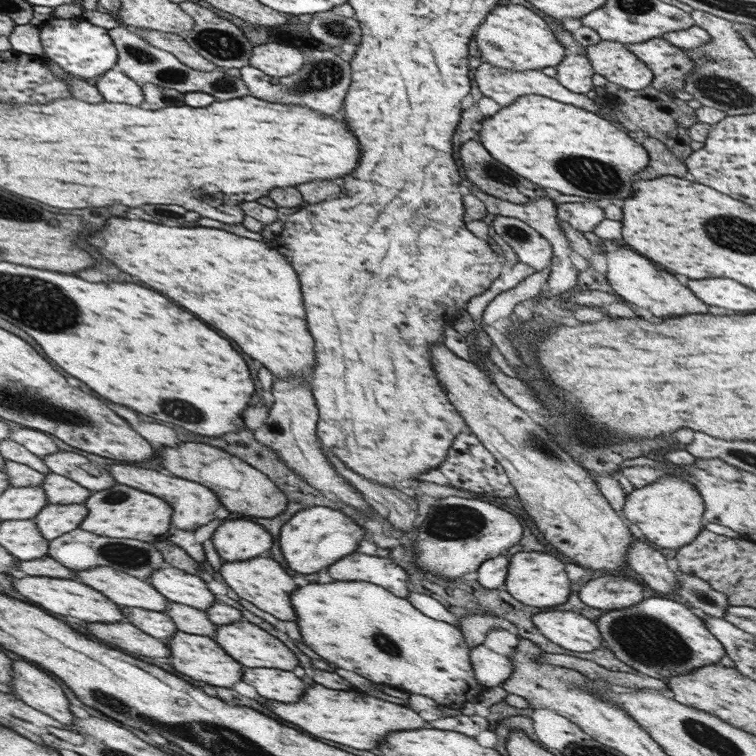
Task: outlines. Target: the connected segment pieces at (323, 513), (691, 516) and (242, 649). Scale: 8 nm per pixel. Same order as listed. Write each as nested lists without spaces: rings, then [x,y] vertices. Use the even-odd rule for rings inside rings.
[[[306,508],[296,512],[280,530],[280,548],[288,566],[302,574],[314,574],[336,560],[352,554],[364,538],[364,528],[356,518],[348,518],[332,508]]]
[[[663,476],[652,484],[635,488],[625,500],[622,512],[626,518],[637,524],[644,536],[662,548],[678,550],[690,544],[703,529],[705,502],[693,484],[682,477]]]
[[[247,620],[217,625],[213,639],[226,648],[234,660],[242,660],[242,664],[250,668],[294,670],[298,666],[296,656],[278,638]]]

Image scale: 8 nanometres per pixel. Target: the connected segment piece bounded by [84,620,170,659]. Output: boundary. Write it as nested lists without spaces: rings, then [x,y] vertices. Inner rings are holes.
[[[126,622],[112,624],[86,624],[86,630],[92,632],[92,636],[98,636],[98,640],[114,644],[116,648],[122,648],[124,652],[132,652],[134,656],[144,656],[144,658],[158,658],[158,656],[169,656],[165,641],[156,639],[133,624]]]

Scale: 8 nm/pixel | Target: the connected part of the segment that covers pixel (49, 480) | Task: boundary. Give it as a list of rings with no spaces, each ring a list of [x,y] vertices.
[[[48,471],[41,487],[52,504],[82,504],[90,496],[90,490],[62,475]]]

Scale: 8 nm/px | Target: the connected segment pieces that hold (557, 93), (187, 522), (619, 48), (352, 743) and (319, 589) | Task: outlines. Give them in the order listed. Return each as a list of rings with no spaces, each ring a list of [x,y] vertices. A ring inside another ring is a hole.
[[[484,61],[476,69],[475,82],[483,96],[500,102],[500,106],[512,104],[518,96],[524,96],[524,94],[540,94],[540,96],[548,96],[548,98],[558,100],[558,102],[564,102],[564,104],[572,104],[572,106],[584,108],[584,110],[588,110],[588,112],[598,112],[598,110],[600,110],[600,106],[596,106],[594,100],[590,100],[590,98],[584,96],[584,94],[570,92],[570,90],[564,88],[562,84],[558,83],[556,77],[553,78],[544,75],[541,70],[506,70],[505,68],[498,68]]]
[[[114,464],[108,470],[118,484],[142,488],[142,492],[154,492],[154,496],[162,496],[162,500],[170,500],[170,504],[174,504],[174,526],[180,530],[192,531],[204,526],[204,524],[210,524],[215,519],[214,512],[222,505],[220,497],[213,489],[208,490],[206,486],[190,482],[190,480],[182,480],[176,476],[164,476],[154,470],[138,468],[132,464]]]
[[[602,39],[585,47],[596,74],[628,90],[652,86],[653,72],[625,44]]]
[[[314,684],[306,688],[302,694],[302,700],[296,704],[276,704],[274,700],[268,702],[268,708],[288,724],[298,726],[300,730],[316,736],[326,738],[332,742],[340,742],[344,746],[356,748],[356,750],[372,750],[382,742],[382,738],[388,732],[396,730],[416,730],[424,728],[426,720],[422,720],[416,712],[412,712],[406,706],[392,704],[386,700],[380,700],[376,696],[368,696],[364,692],[348,692],[348,690],[330,690],[322,684]]]
[[[330,582],[330,584],[308,584],[308,586],[302,586],[302,588],[296,588],[296,592],[292,592],[292,608],[296,612],[296,624],[300,628],[300,634],[302,634],[302,640],[304,644],[314,650],[320,658],[336,664],[338,668],[344,668],[344,670],[350,670],[350,672],[356,672],[372,682],[378,682],[378,684],[388,684],[388,686],[396,686],[400,690],[408,690],[408,692],[414,692],[414,694],[423,694],[432,698],[439,705],[448,706],[448,708],[457,708],[461,709],[466,702],[477,702],[479,696],[484,692],[488,687],[480,684],[476,677],[474,676],[474,669],[471,668],[471,662],[469,657],[470,647],[465,643],[464,635],[456,626],[432,619],[424,615],[424,613],[418,611],[407,598],[402,598],[394,596],[394,593],[386,590],[385,588],[376,586],[371,582]]]

